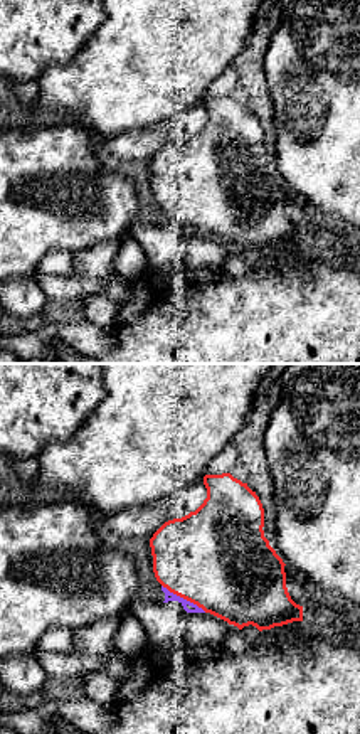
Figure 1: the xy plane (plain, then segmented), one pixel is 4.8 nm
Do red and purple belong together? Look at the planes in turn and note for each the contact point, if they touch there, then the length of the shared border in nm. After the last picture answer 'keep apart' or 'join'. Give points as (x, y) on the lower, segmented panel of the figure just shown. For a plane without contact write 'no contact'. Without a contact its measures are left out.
meets red at (184, 598); contact 260 nm long

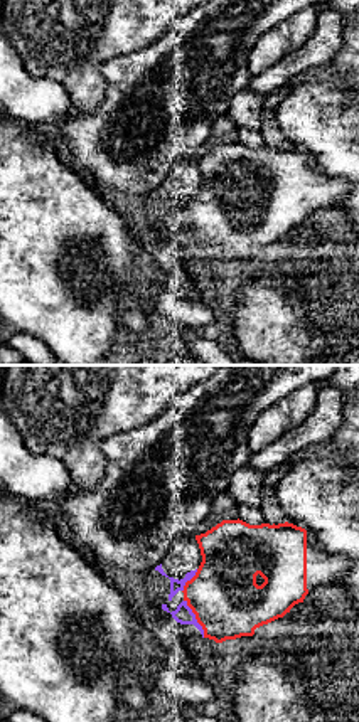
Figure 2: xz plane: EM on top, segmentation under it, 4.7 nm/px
meets red at (196, 618); contact 200 nm long

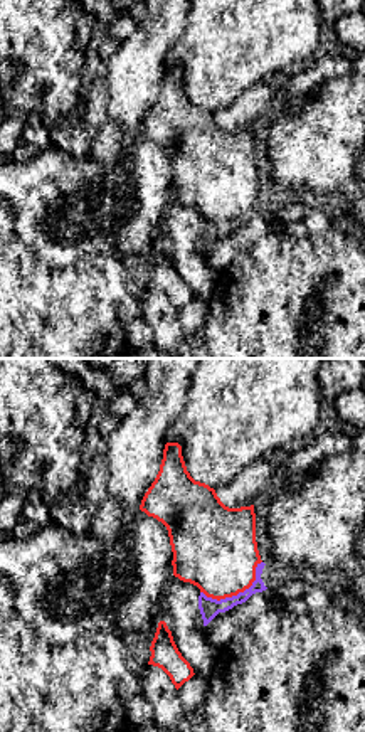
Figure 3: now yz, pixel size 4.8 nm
meets red at (238, 593); contact 340 nm long

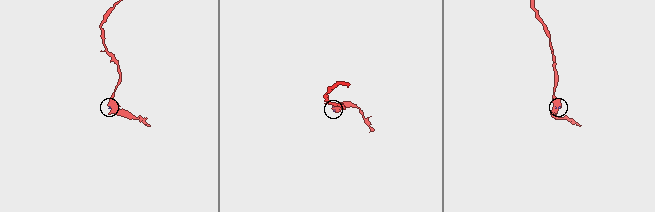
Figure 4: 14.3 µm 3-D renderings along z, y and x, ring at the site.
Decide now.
join

